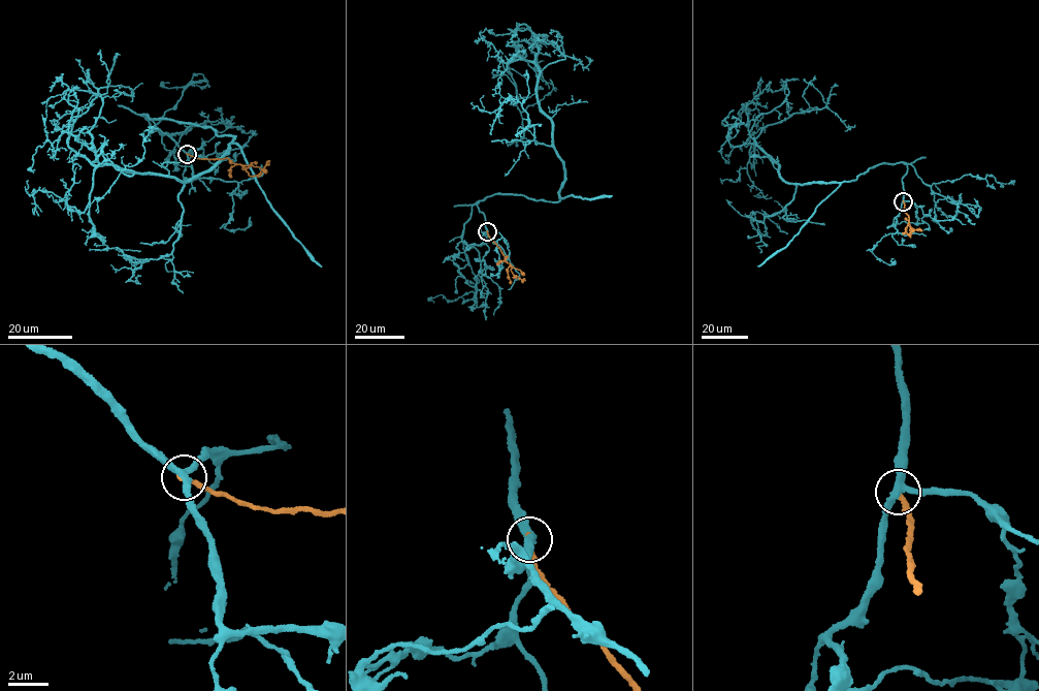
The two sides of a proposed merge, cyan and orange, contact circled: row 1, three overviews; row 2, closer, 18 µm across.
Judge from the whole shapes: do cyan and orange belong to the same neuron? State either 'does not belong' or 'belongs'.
does not belong

